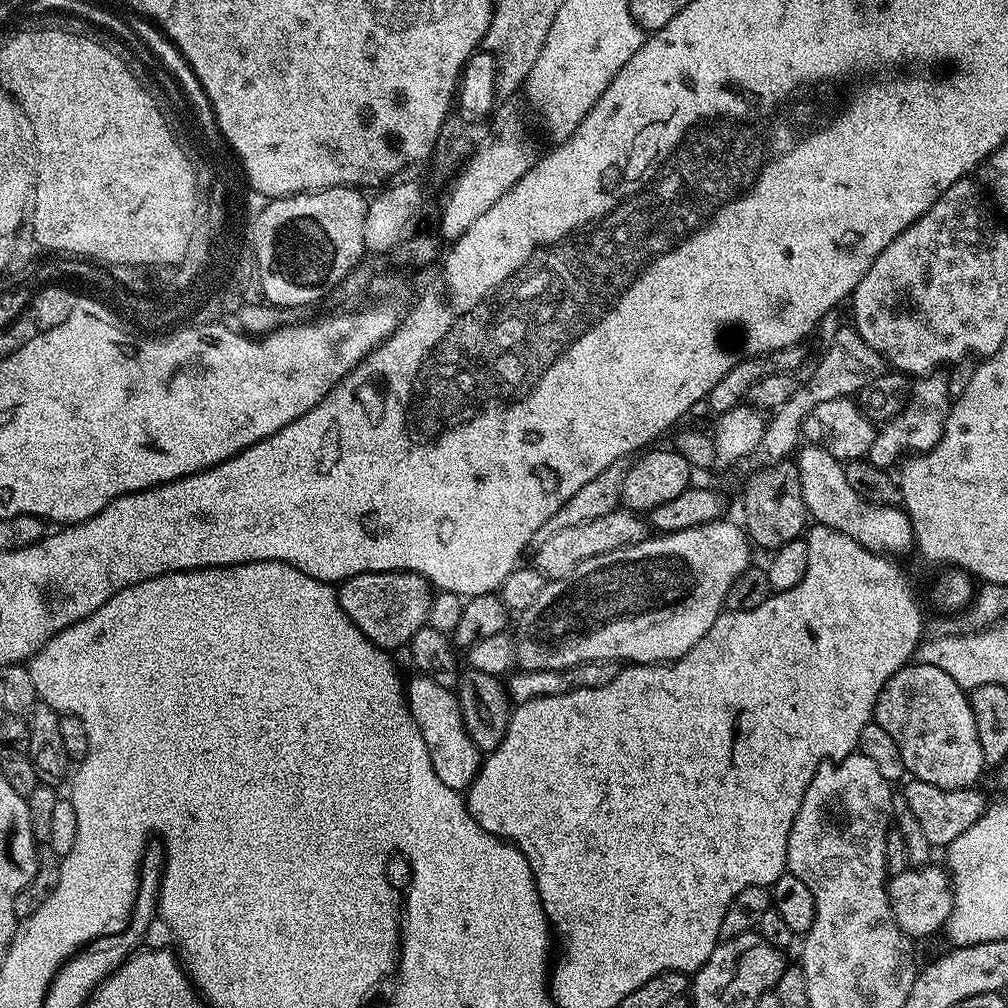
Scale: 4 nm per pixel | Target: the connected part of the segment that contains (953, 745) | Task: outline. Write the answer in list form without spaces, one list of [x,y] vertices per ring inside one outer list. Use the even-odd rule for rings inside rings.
[[[909,662],[898,669],[876,700],[874,723],[894,738],[909,777],[942,790],[958,790],[973,787],[986,771],[969,693],[938,666]]]

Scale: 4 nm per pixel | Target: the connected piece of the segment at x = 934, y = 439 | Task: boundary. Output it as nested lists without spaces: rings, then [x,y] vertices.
[[[937,370],[929,372],[926,376],[915,377],[911,381],[911,392],[904,408],[896,416],[884,420],[879,425],[873,444],[866,455],[868,463],[892,470],[905,458],[929,452],[934,446],[938,446],[944,433],[946,418],[952,409],[953,399],[947,375],[943,371]]]

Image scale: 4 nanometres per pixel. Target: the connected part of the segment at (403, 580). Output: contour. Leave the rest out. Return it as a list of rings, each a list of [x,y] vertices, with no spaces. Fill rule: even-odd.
[[[367,572],[351,576],[338,588],[340,605],[350,622],[367,640],[385,650],[403,649],[412,635],[427,625],[433,597],[434,589],[426,577],[413,572]]]

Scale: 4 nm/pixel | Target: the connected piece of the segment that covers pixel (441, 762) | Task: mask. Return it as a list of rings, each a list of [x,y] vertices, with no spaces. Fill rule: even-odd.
[[[423,674],[413,675],[413,680],[410,679],[406,684],[406,699],[408,701],[408,713],[412,715],[412,721],[418,726],[418,730],[422,734],[422,742],[426,742],[426,750],[430,750],[430,762],[434,766],[434,774],[438,774],[438,778],[442,778],[442,782],[446,782],[446,786],[450,786],[455,792],[463,793],[469,786],[474,782],[474,778],[478,774],[478,770],[480,769],[480,765],[482,763],[482,753],[480,749],[474,746],[474,742],[469,738],[468,731],[466,730],[466,726],[462,722],[462,710],[458,706],[458,702],[456,701],[456,693],[451,688],[447,688],[446,686],[438,686],[438,682],[434,682],[434,678],[430,678],[429,676],[425,676]]]

